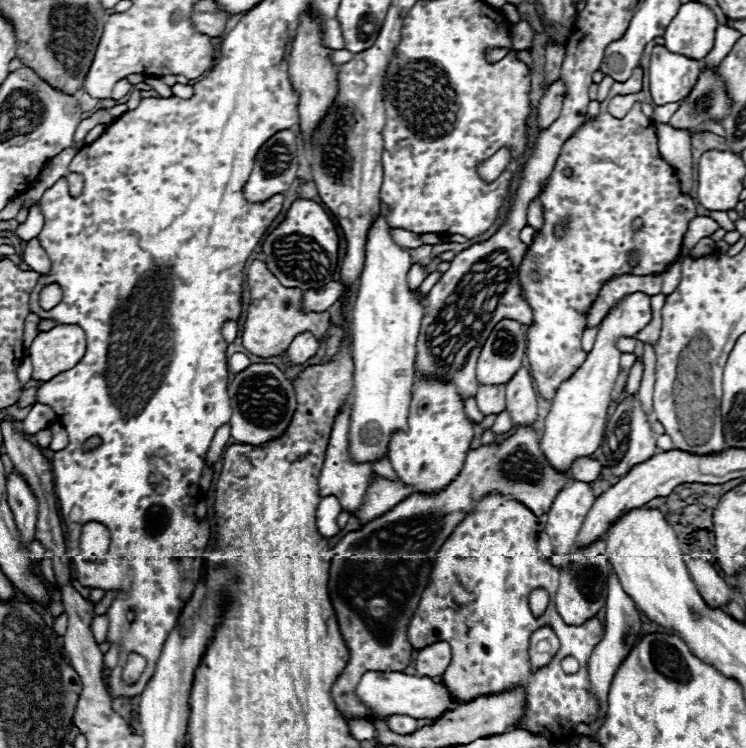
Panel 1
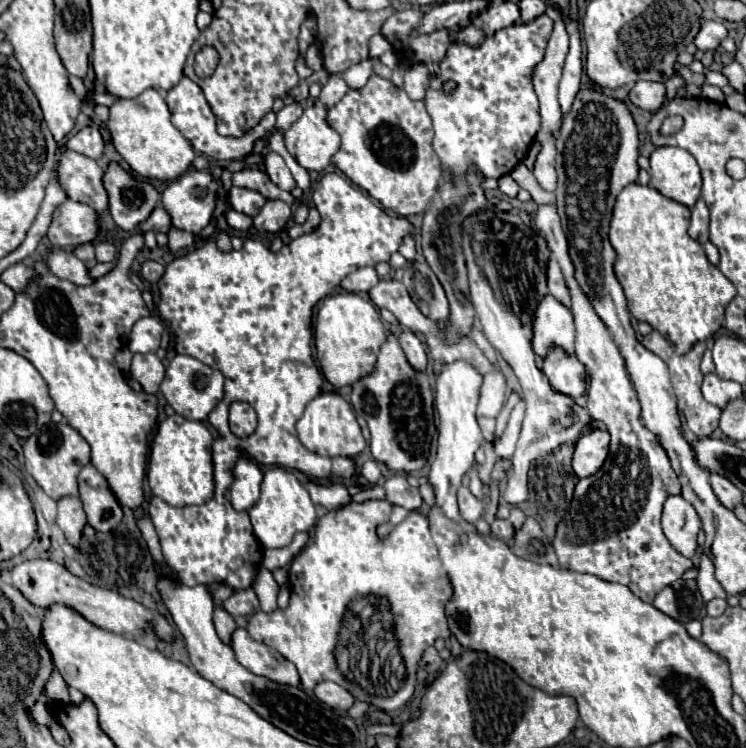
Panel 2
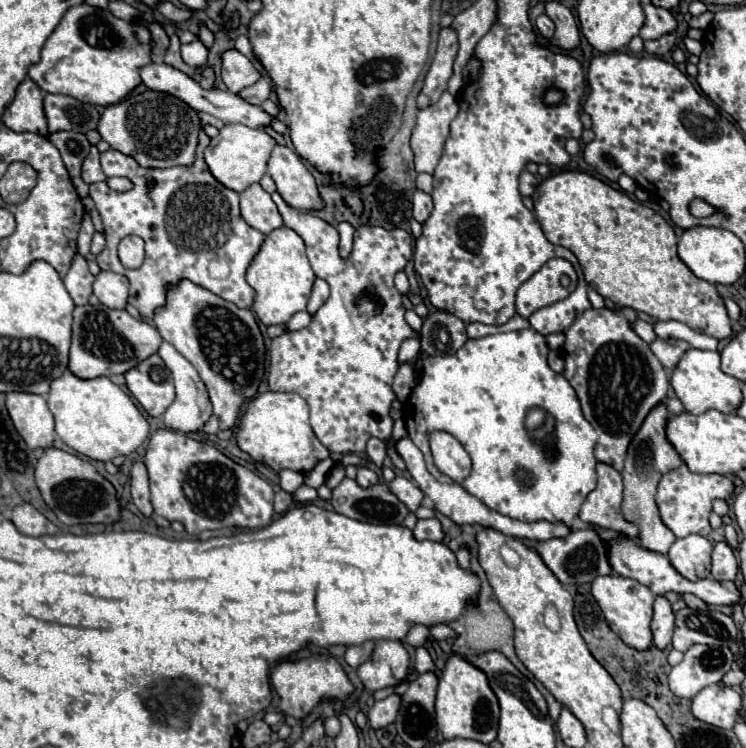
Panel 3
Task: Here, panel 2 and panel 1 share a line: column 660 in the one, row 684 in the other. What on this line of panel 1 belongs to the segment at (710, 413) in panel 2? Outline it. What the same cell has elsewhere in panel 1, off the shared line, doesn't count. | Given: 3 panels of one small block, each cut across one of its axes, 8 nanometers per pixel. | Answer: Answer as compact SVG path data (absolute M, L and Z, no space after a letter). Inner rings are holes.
M516 428L512 436L498 446L470 450L462 472L442 492L408 496L384 516L346 534L332 548L328 592L336 616L340 616L340 632L350 650L348 666L336 680L332 696L346 718L366 720L370 716L370 708L364 708L356 696L358 680L364 672L404 672L412 662L412 646L406 630L428 580L428 560L436 556L446 536L450 536L466 518L466 512L474 508L478 496L486 492L506 492L506 496L518 496L536 516L542 516L550 510L568 480L572 478L558 474L546 464L536 432L532 428ZM546 476L550 476L550 486Z

